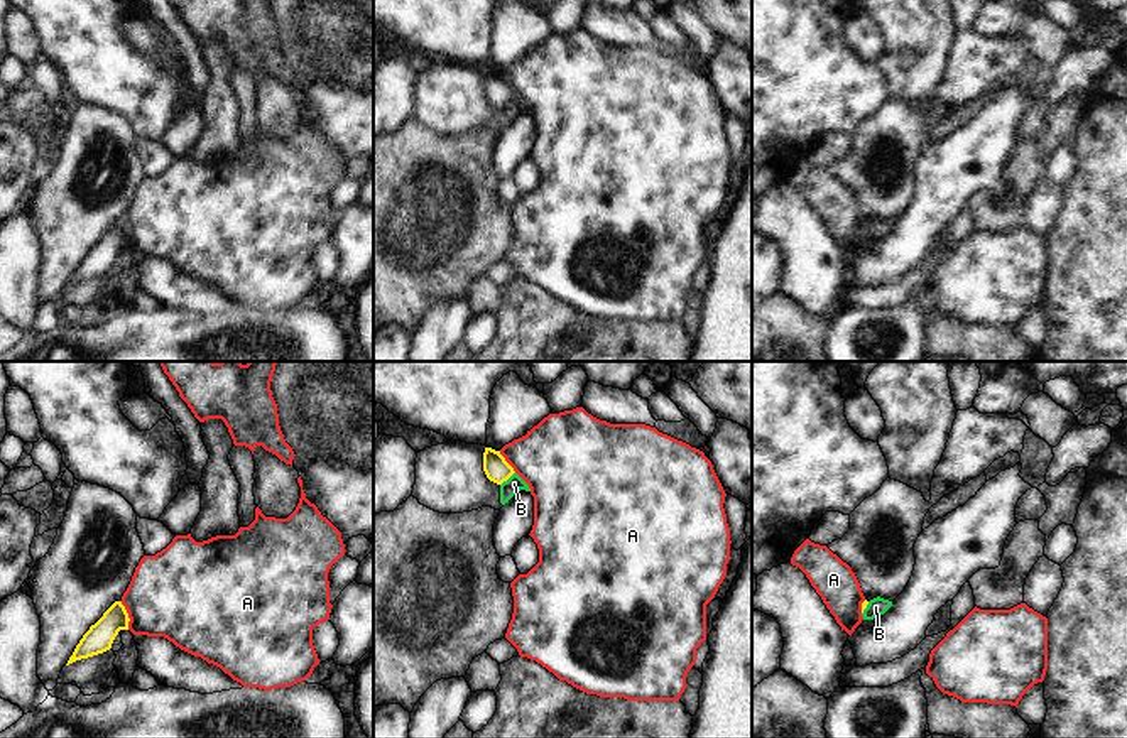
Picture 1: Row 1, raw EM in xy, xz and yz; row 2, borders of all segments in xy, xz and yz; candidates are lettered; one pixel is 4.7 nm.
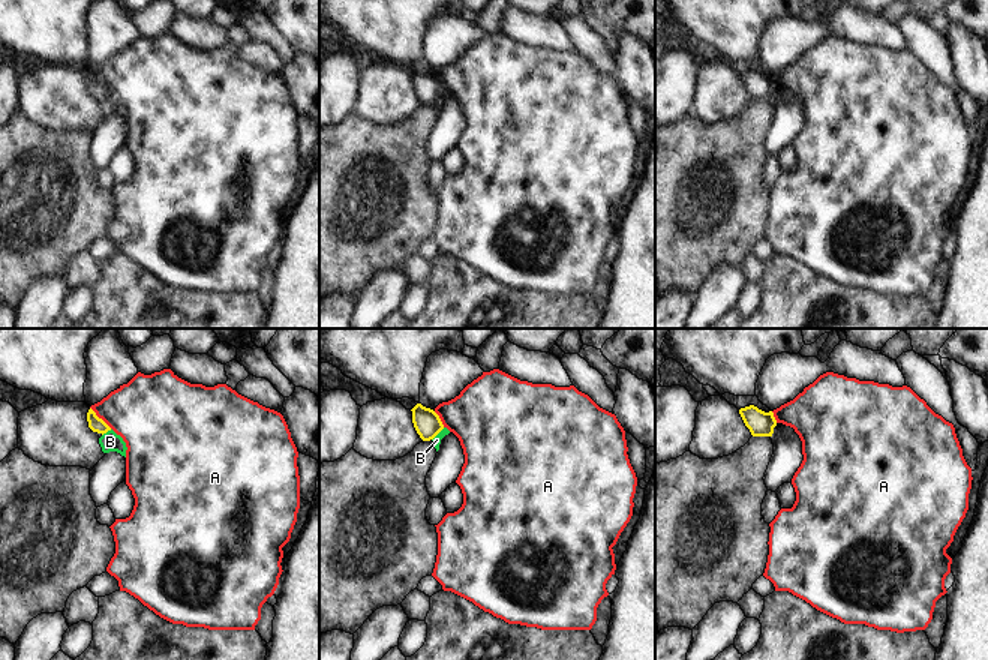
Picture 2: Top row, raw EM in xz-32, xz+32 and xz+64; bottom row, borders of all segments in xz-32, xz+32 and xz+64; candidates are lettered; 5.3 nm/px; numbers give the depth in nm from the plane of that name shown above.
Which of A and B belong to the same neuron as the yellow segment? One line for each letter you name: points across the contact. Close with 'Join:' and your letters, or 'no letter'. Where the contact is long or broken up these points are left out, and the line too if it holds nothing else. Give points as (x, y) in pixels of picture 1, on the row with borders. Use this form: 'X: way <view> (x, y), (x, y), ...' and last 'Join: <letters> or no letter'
B: way xz (497, 470), (507, 478), (514, 483)
Join: B

